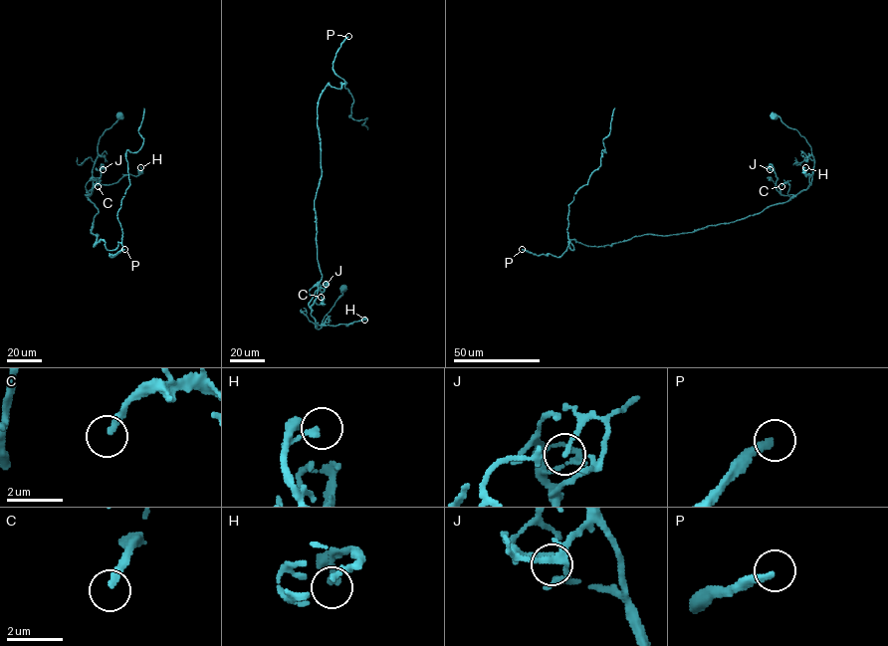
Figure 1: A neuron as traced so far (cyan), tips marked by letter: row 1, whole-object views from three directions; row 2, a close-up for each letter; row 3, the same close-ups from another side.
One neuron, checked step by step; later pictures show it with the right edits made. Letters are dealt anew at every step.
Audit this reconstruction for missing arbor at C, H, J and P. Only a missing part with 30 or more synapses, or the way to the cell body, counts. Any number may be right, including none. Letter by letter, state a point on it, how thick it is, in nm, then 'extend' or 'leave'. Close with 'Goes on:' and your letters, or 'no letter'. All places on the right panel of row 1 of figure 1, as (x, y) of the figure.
C: (781, 186) | 240 nm | leave
H: (805, 167) | 200 nm | leave
J: (770, 169) | 130 nm | leave
P: (522, 249) | 240 nm | extend
Goes on: P

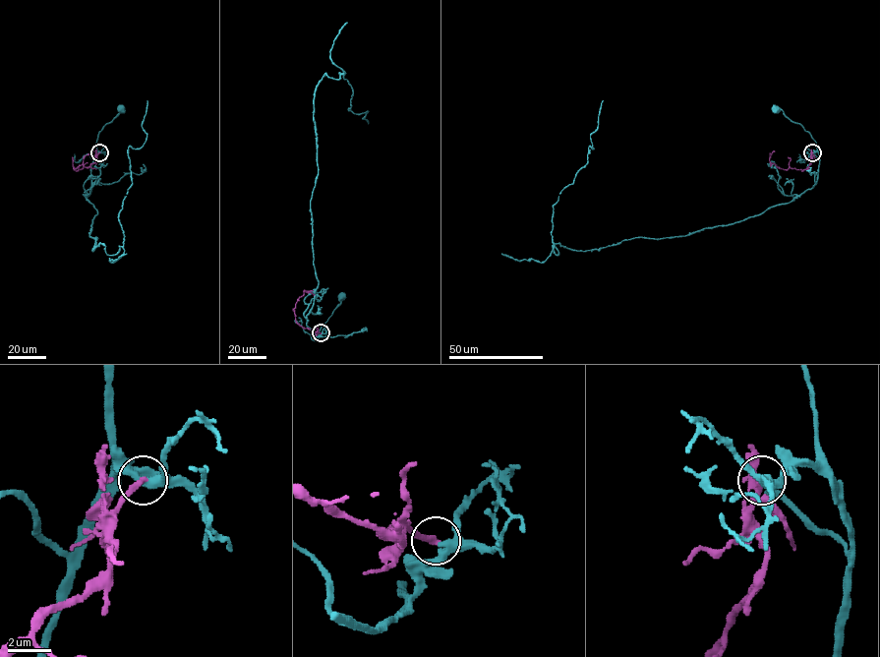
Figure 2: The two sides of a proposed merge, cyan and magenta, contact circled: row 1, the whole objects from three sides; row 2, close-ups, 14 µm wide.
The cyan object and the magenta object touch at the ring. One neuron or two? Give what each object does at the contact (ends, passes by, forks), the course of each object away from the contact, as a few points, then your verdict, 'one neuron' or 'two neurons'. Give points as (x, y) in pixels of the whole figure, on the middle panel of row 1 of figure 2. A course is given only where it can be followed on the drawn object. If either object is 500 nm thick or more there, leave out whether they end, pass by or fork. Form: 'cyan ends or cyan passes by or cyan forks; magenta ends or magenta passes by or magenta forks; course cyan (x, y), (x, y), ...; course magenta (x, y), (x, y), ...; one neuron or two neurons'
cyan forks; magenta ends; course cyan (321, 332), (318, 337), (322, 327), (340, 304), (341, 297); course magenta (321, 332), (304, 328), (296, 320), (297, 299), (304, 290), (314, 295); two neurons

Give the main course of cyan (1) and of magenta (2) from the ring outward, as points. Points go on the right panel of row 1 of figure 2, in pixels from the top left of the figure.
1: (812, 152), (817, 150), (817, 147), (810, 134), (776, 109)
2: (812, 152), (812, 160), (802, 170), (783, 169), (771, 162), (774, 150)

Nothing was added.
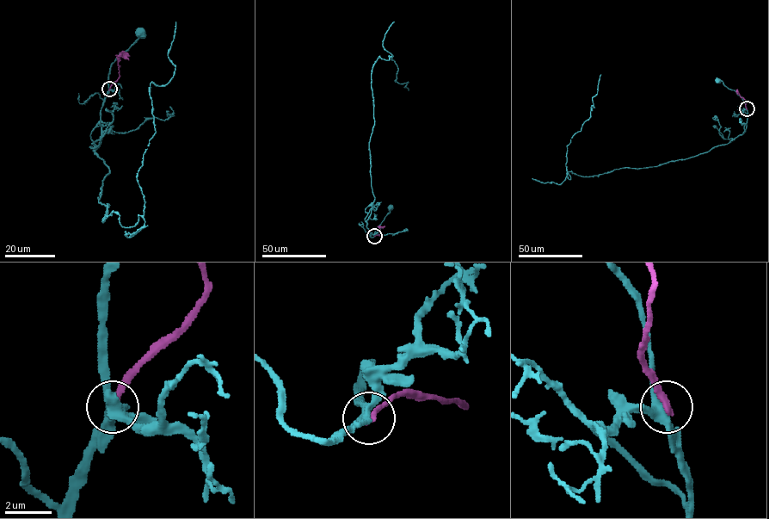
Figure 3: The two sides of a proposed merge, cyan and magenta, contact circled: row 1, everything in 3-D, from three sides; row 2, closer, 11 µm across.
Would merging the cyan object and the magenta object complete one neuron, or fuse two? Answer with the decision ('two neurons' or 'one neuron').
two neurons

